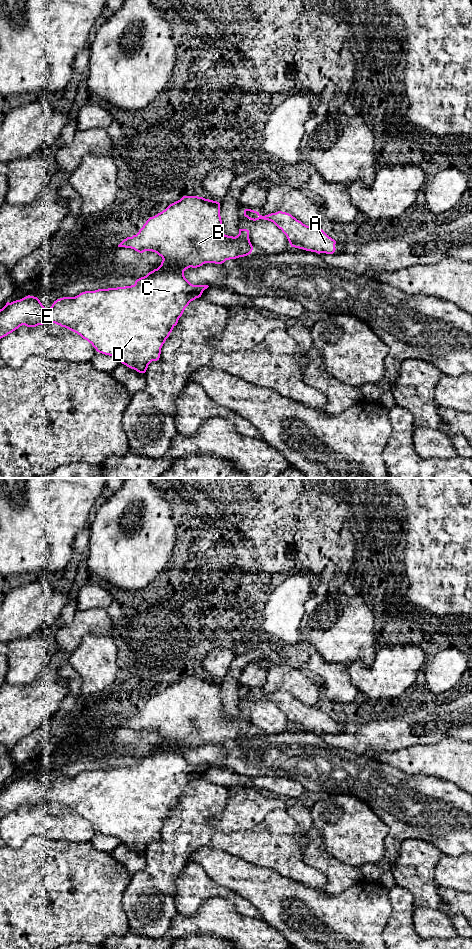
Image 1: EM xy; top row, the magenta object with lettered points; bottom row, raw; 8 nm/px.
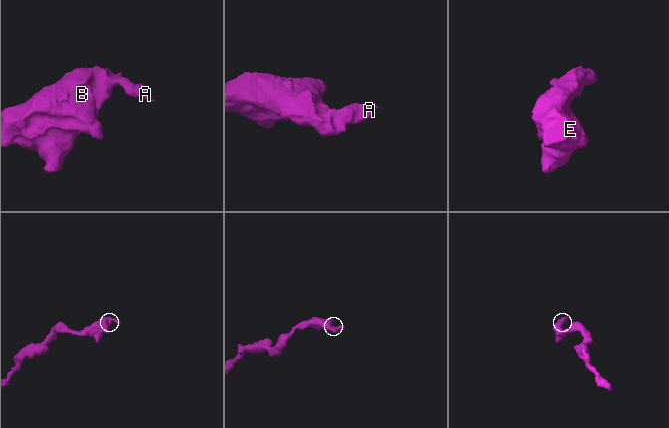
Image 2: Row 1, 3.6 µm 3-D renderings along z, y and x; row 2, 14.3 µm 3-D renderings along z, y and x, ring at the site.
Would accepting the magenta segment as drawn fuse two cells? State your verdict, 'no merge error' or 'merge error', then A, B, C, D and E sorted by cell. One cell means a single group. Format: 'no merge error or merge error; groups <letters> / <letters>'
no merge error; groups A B C D E

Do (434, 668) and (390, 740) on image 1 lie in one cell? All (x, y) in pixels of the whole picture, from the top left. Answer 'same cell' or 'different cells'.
different cells

